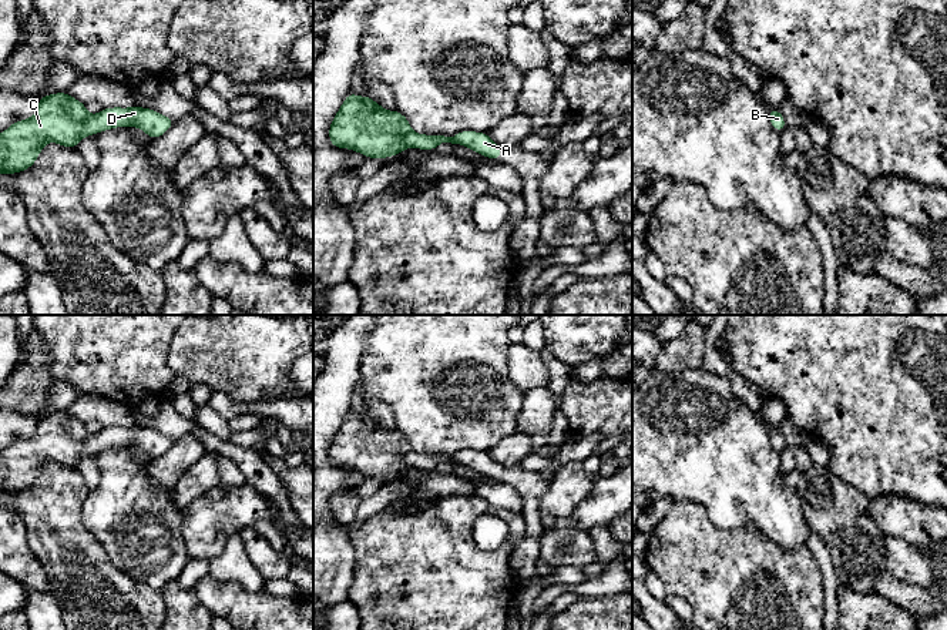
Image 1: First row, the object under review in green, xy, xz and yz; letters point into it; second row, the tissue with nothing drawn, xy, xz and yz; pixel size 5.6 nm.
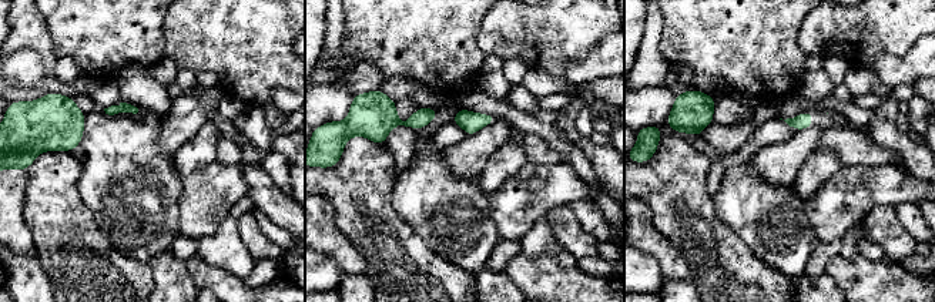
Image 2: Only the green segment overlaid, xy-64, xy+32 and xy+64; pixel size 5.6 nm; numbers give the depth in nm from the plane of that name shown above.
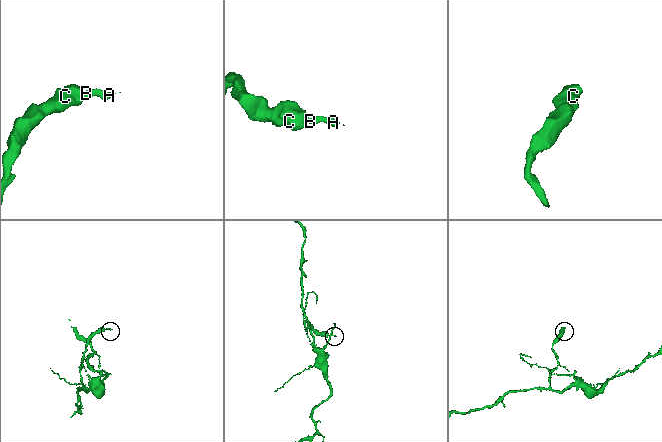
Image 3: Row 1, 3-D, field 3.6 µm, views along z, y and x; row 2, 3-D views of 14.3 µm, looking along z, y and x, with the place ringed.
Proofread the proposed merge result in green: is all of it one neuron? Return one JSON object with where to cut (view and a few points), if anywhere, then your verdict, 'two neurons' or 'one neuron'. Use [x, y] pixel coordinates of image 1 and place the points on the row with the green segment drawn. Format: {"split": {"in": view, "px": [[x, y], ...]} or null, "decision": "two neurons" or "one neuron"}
{"split": null, "decision": "one neuron"}

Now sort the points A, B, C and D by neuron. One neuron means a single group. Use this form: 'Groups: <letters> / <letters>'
Groups: A B C D

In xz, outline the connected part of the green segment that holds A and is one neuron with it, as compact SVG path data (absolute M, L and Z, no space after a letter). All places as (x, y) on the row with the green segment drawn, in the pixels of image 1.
M353 91L329 125L329 141L335 148L357 151L366 158L389 158L409 147L431 151L443 143L460 144L494 161L500 161L503 151L488 133L464 130L453 137L417 134L400 111L387 111L367 94L359 97Z

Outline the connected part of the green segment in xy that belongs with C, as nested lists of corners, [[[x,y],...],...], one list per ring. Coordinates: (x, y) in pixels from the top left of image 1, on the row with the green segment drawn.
[[[64,91],[47,94],[38,98],[37,110],[31,118],[16,121],[4,133],[0,133],[0,174],[19,174],[31,168],[50,141],[67,148],[77,148],[81,138],[117,127],[137,127],[155,140],[164,135],[174,123],[175,120],[171,117],[138,105],[101,108],[97,115],[91,115],[84,103]]]

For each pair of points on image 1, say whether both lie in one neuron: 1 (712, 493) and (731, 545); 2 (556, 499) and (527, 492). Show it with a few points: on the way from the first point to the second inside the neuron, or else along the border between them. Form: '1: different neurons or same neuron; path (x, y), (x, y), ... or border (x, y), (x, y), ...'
1: different neurons; border (702, 505), (722, 529), (746, 523), (759, 529)
2: different neurons; border (548, 482), (547, 491), (540, 501), (540, 515)

